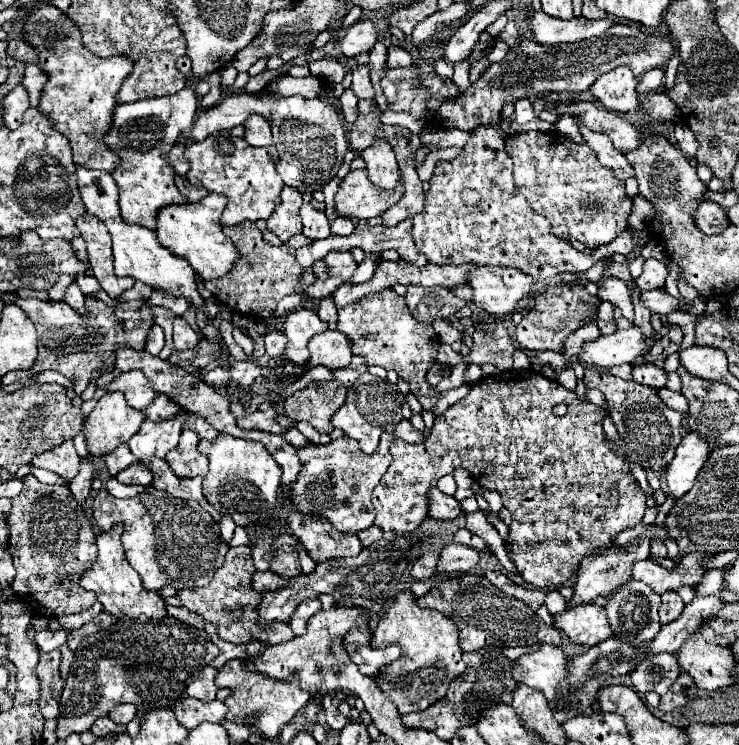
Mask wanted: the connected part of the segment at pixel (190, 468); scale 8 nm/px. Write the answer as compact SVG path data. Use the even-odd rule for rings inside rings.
M185 428L181 432L179 444L173 448L173 452L169 452L169 456L165 456L167 464L177 476L181 478L205 476L209 462L207 462L207 456L203 456L197 450L197 444L199 444L199 436L193 430Z

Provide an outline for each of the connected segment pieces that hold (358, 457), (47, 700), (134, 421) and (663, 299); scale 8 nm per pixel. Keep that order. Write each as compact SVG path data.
M401 420L393 434L381 436L381 442L373 454L365 454L359 448L357 440L347 438L347 436L333 440L325 446L307 444L303 448L297 448L297 456L301 460L303 470L299 472L297 480L293 482L289 494L281 496L283 500L281 500L277 524L259 530L253 536L251 556L253 556L255 568L257 570L269 570L271 568L271 560L275 556L273 544L285 532L289 512L301 512L301 514L307 514L311 518L323 518L343 534L357 534L359 530L369 528L375 520L375 508L371 504L371 492L379 484L379 480L383 478L383 474L387 472L387 468L391 464L389 444L393 438L403 438L405 442L421 442L423 432L415 430L409 420Z
M39 652L39 664L37 664L37 678L39 678L39 708L45 718L55 718L59 714L59 698L63 692L63 680L61 680L61 652Z
M107 392L99 398L89 420L85 422L89 454L105 456L113 452L139 430L143 420L145 414L129 406L125 394Z
M665 290L645 292L645 294L643 294L643 300L645 300L645 306L647 306L651 312L657 312L657 314L671 314L673 310L681 310L681 308L679 308L679 300L673 298L671 294L667 294Z

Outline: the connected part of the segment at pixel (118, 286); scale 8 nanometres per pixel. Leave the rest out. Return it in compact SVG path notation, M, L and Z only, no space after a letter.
M83 214L75 220L81 236L87 242L87 256L93 270L93 276L99 280L101 288L111 296L117 298L125 290L133 288L133 278L119 278L113 272L113 256L111 256L111 244L109 244L109 232L105 224L93 214Z

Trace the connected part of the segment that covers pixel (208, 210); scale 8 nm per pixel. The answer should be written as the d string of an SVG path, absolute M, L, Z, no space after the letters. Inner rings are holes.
M209 194L201 202L195 204L173 204L165 206L159 212L159 222L157 222L157 236L161 246L169 246L171 252L177 256L185 258L193 270L207 282L213 278L223 278L229 274L229 270L235 266L239 260L239 250L223 234L223 224L221 224L221 214L227 206L227 196L221 194Z

